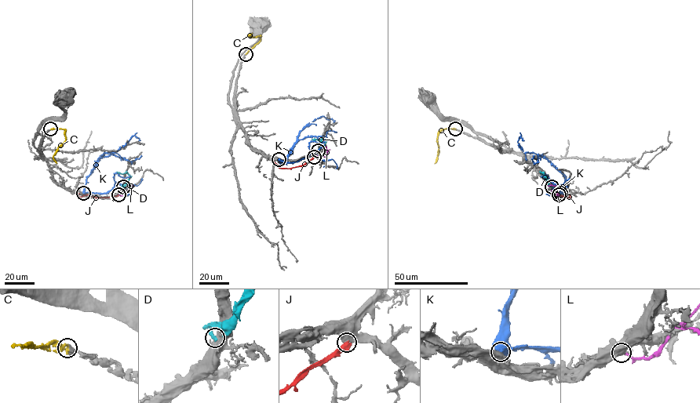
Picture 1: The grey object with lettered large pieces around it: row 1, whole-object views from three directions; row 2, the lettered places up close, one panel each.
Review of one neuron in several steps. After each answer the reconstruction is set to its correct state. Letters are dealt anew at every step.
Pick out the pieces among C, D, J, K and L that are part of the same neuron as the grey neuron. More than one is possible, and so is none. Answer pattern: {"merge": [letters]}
{"merge": ["C"]}

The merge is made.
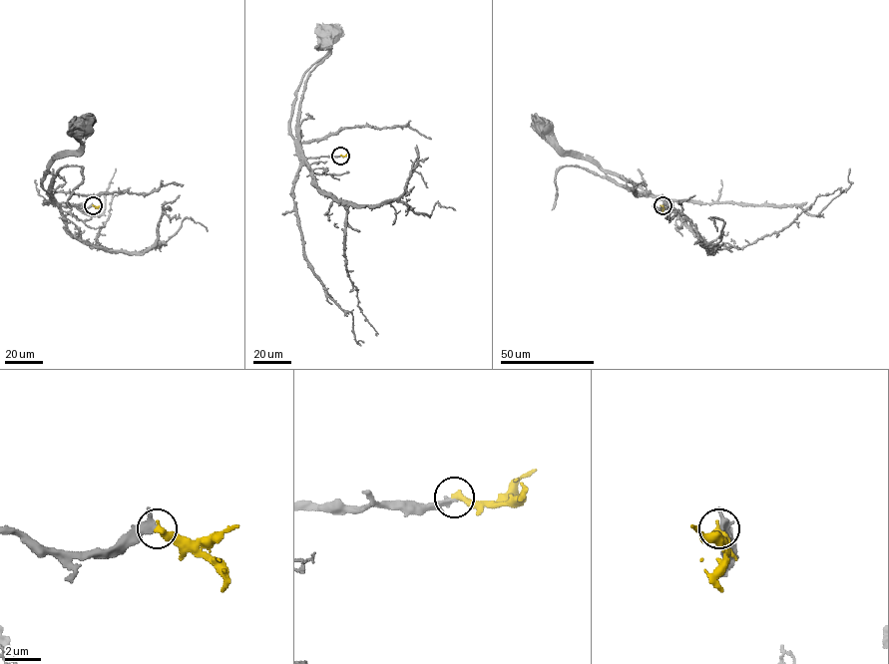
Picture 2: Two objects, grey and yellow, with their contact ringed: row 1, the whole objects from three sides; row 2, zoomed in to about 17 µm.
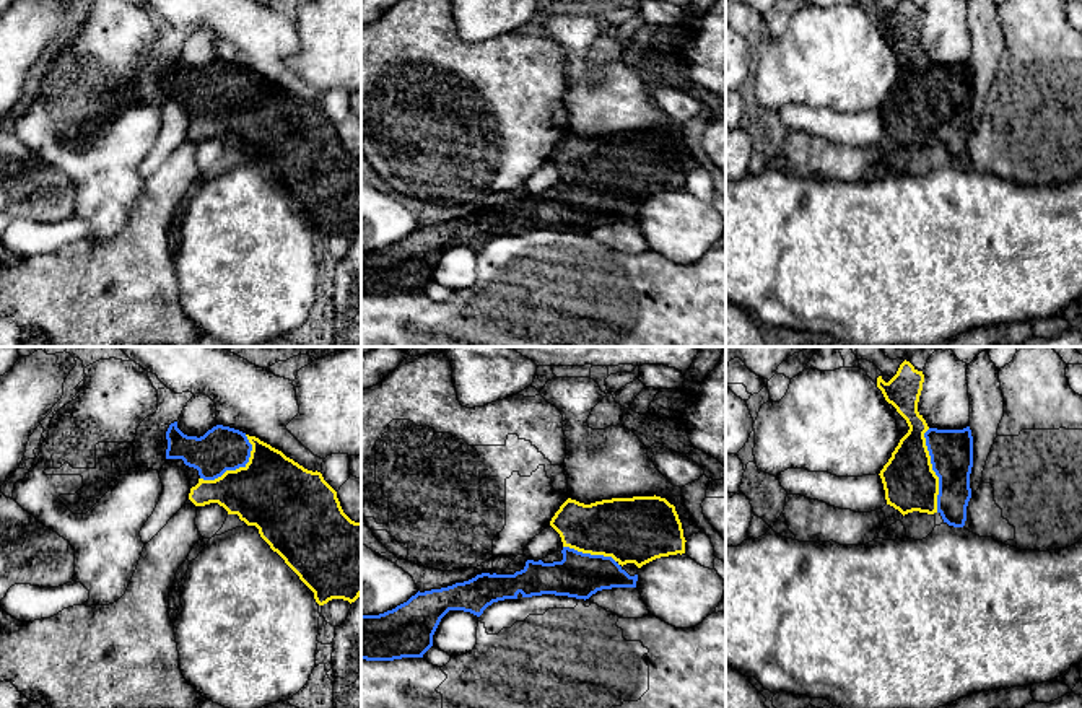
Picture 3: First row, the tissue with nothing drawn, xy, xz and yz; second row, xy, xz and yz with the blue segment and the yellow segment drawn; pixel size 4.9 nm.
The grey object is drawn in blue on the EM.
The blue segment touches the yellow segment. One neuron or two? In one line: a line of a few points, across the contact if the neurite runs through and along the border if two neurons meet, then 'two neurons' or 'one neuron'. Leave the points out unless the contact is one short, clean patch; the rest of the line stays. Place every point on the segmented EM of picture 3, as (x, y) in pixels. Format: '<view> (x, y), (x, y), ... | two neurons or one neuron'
one neuron

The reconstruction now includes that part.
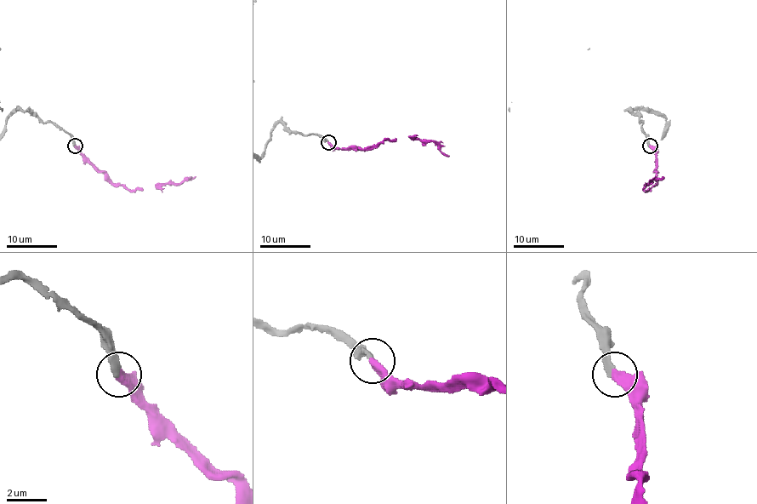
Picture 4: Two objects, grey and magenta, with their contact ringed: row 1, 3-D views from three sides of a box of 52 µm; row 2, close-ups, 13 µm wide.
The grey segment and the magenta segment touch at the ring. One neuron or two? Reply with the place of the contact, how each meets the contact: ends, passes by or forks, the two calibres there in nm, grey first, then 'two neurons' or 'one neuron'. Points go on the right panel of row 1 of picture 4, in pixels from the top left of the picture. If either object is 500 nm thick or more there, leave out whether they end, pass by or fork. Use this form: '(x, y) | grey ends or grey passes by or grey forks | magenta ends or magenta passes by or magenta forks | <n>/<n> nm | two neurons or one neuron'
(650, 146) | grey ends | magenta ends | 280/360 nm | one neuron

